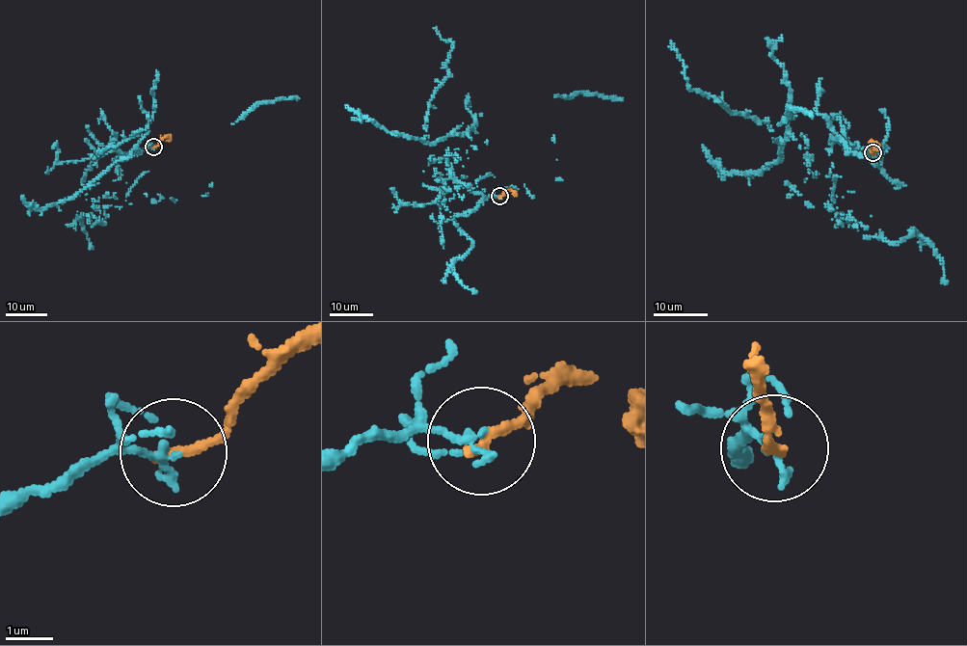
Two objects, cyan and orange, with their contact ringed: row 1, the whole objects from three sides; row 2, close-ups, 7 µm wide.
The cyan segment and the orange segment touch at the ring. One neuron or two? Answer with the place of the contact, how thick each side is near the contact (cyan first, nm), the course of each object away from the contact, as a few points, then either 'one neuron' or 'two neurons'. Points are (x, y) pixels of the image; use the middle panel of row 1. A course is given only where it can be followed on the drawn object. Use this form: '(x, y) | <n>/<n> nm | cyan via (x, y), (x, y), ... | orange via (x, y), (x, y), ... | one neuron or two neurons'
(499, 196) | 180/240 nm | cyan via (499, 197), (476, 194), (465, 176), (485, 190), (517, 189), (556, 159), (554, 96), (622, 100) | orange via (500, 197), (511, 190), (517, 197) | two neurons

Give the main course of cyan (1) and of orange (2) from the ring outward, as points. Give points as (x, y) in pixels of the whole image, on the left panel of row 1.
1: (152, 147), (125, 155), (120, 176), (131, 186), (125, 200), (207, 194), (231, 123), (262, 102), (298, 98)
2: (153, 147), (166, 137), (171, 140)

